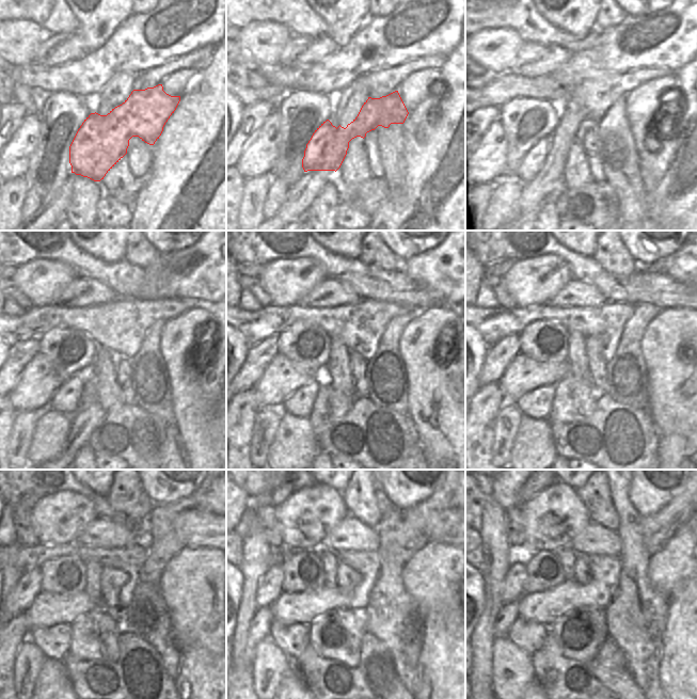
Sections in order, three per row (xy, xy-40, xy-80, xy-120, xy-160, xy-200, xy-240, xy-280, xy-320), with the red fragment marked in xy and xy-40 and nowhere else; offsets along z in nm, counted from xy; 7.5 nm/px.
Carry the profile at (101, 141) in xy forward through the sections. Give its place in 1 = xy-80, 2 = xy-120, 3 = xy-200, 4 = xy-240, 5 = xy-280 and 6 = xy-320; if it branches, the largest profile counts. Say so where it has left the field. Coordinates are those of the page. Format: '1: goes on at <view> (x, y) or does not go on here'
1: goes on at xy-80 (534, 161)
2: goes on at xy-120 (66, 399)
3: goes on at xy-200 (537, 403)
4: goes on at xy-240 (53, 641)
5: goes on at xy-280 (292, 638)
6: goes on at xy-320 (527, 635)

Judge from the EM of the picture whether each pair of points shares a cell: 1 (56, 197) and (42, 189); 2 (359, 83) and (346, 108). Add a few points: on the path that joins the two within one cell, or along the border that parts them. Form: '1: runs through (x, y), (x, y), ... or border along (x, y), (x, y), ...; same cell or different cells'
1: border along (67, 176), (57, 189), (50, 191), (44, 199); different cells
2: runs through (357, 90), (351, 101); same cell

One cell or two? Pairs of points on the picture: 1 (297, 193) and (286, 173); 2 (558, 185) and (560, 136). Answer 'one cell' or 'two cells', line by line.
1: two cells
2: one cell

